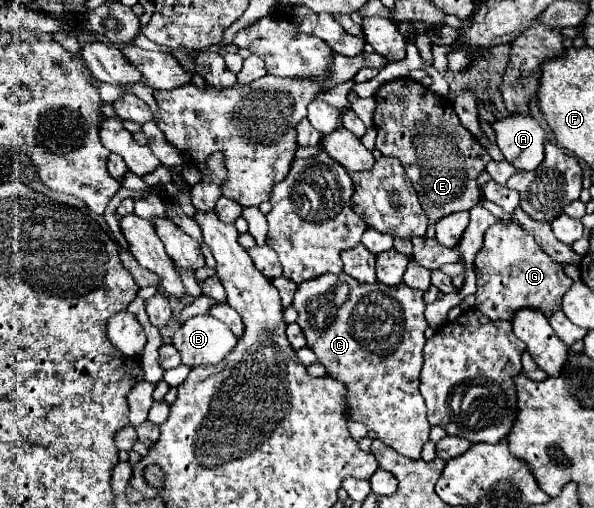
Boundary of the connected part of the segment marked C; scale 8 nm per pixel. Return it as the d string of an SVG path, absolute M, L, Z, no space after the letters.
M322 274L318 278L306 280L298 286L294 294L294 310L298 312L298 326L302 328L308 348L316 354L316 360L326 368L326 376L338 380L346 388L346 418L352 422L362 422L368 430L398 454L408 458L420 458L424 442L428 442L430 424L426 418L426 404L420 396L420 368L422 368L422 348L426 344L424 330L428 328L424 316L422 290L408 288L406 284L386 286L386 284L362 284L342 274Z

